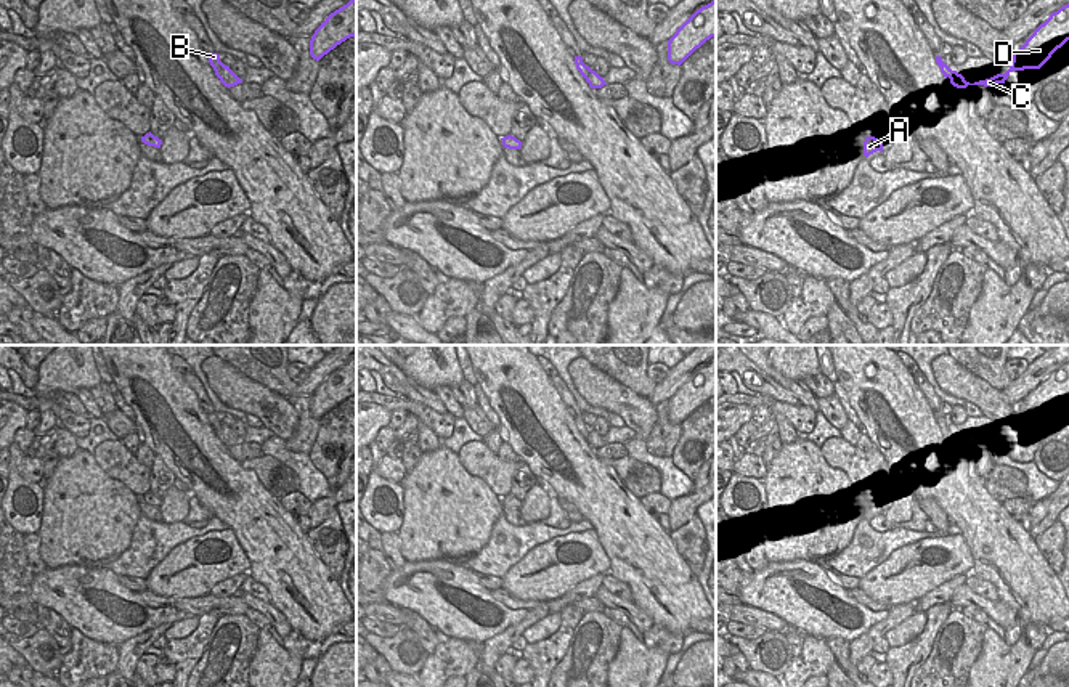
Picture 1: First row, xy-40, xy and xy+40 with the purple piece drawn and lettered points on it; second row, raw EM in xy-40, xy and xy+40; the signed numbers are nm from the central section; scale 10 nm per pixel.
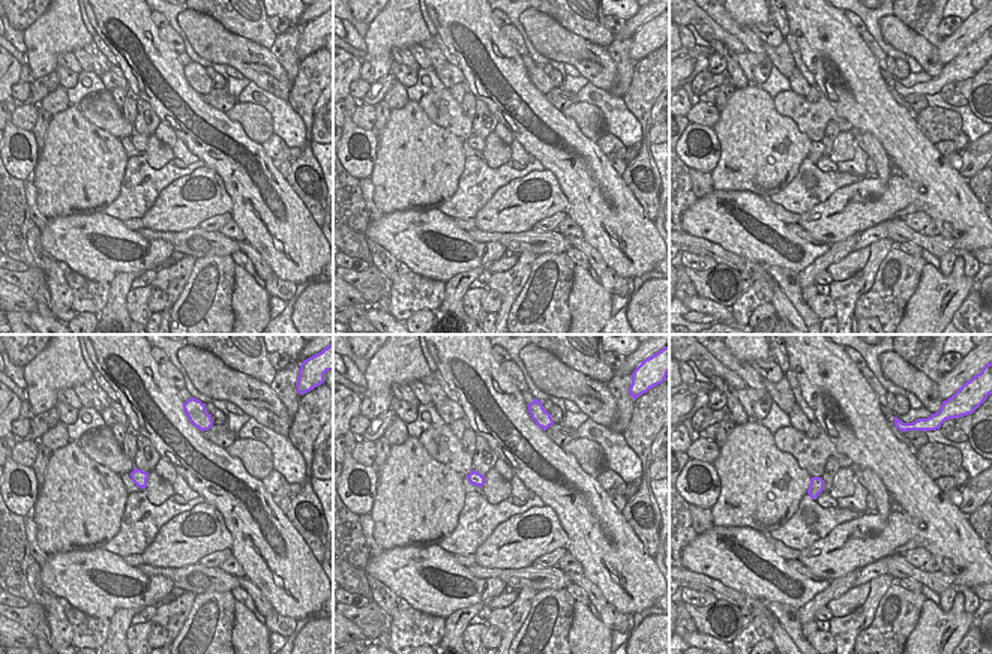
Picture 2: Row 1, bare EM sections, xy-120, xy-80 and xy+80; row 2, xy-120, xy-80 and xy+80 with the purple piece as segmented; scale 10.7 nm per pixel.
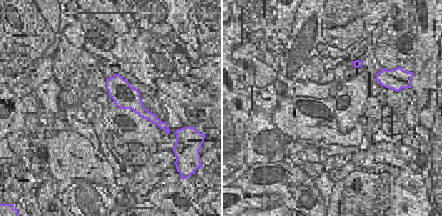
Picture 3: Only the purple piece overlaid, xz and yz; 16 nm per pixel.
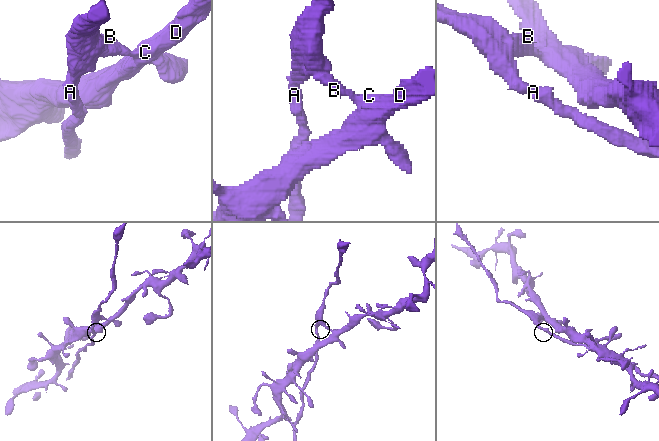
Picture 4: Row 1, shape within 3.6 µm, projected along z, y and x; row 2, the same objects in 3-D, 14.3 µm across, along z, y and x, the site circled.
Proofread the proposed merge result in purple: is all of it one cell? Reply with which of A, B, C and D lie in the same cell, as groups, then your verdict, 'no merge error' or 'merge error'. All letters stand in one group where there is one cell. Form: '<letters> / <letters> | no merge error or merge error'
A B / C D | merge error

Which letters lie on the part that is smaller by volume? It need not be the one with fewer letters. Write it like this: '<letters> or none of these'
A, B

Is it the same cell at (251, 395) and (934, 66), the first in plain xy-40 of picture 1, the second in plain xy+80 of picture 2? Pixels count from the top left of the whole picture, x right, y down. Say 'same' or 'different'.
same

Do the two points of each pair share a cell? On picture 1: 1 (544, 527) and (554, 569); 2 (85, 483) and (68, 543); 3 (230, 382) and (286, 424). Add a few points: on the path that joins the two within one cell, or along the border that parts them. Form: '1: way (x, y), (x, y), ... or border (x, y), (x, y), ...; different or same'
1: border (585, 530), (557, 535), (540, 543), (517, 562); different
2: way (79, 498), (79, 525), (76, 528); same
3: way (246, 395), (275, 403), (276, 408); same

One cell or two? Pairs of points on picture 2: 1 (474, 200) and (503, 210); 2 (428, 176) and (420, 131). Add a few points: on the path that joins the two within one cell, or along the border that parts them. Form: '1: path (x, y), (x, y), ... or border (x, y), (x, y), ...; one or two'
1: border (512, 180), (503, 185), (473, 218); two
2: path (422, 165), (422, 141); one

